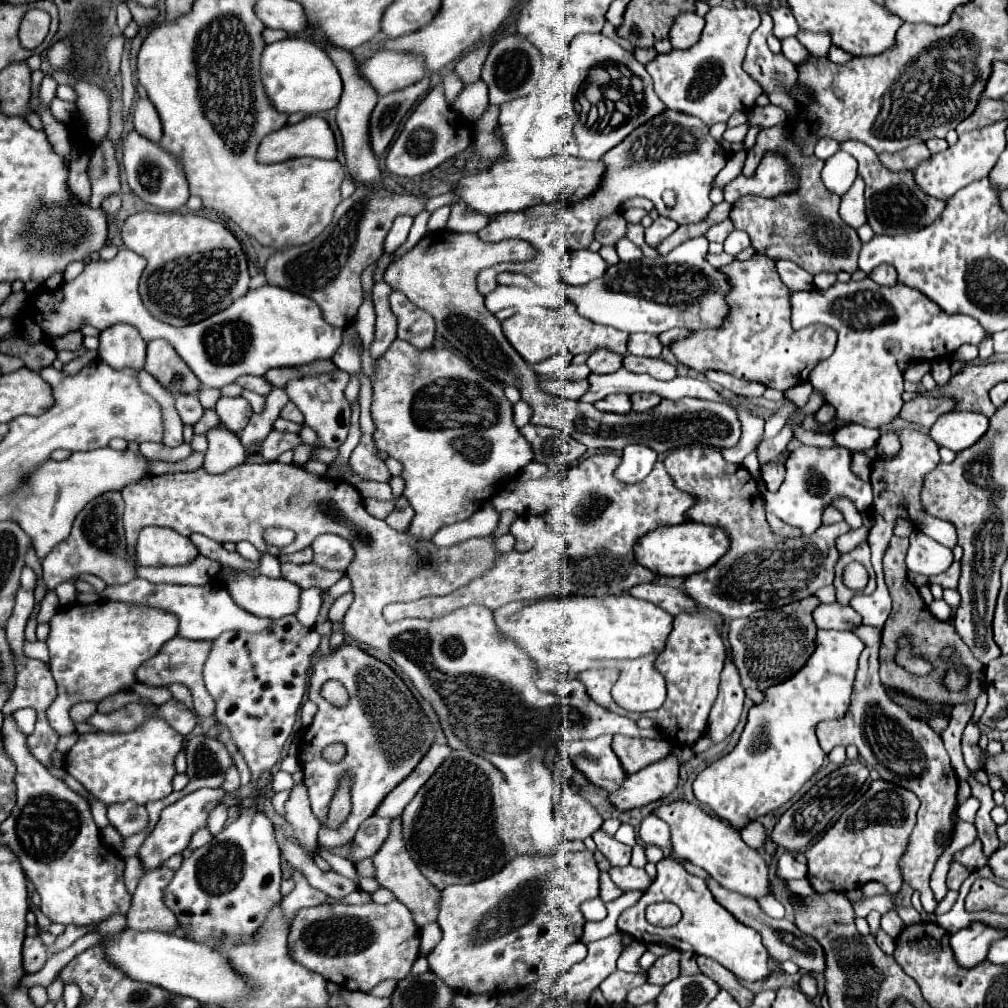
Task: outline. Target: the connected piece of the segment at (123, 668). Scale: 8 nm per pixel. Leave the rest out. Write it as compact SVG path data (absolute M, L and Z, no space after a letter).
M98 602L88 606L70 606L66 610L58 610L49 621L50 632L46 638L46 644L50 648L50 670L58 684L58 696L54 704L50 706L48 722L58 734L70 734L74 732L74 722L68 716L68 710L74 702L82 702L88 698L106 698L114 692L126 690L136 682L134 672L136 668L152 658L160 646L174 638L178 632L178 622L170 618L170 614L162 614L162 610L130 610L128 606L122 606L120 602Z

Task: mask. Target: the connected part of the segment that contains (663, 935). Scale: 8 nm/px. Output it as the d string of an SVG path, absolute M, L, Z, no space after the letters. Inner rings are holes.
M662 858L656 864L656 868L658 868L658 874L650 890L642 894L642 898L632 908L626 908L620 914L618 928L622 932L634 936L644 944L666 944L680 952L694 952L694 954L708 956L720 962L724 968L728 968L734 976L742 980L754 982L770 974L770 956L762 944L762 936L754 928L738 922L728 910L724 910L714 900L704 880L690 876L680 864L680 860L676 858ZM662 900L670 900L682 910L682 920L670 928L660 928L660 926L652 926L650 922L644 922L646 906L650 902L662 902Z

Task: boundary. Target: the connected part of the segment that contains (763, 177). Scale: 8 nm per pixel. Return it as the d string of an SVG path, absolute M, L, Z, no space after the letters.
M773 150L766 152L754 178L744 178L744 174L740 174L732 182L728 182L724 188L724 198L726 202L734 204L738 198L748 194L776 196L790 192L794 186L796 178L790 172L786 154Z

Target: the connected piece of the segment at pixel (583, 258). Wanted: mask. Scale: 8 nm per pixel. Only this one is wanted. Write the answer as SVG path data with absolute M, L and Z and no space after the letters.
M574 250L568 254L570 254L570 268L568 272L564 272L564 280L568 284L586 284L594 278L600 278L608 268L598 252Z

